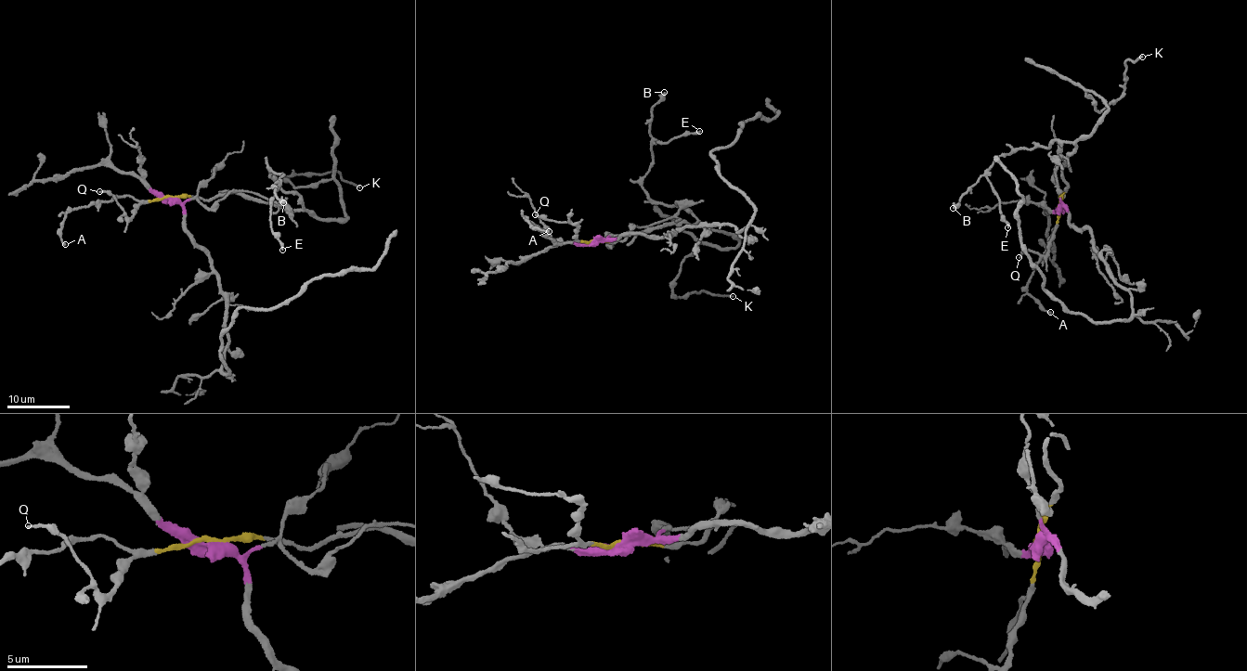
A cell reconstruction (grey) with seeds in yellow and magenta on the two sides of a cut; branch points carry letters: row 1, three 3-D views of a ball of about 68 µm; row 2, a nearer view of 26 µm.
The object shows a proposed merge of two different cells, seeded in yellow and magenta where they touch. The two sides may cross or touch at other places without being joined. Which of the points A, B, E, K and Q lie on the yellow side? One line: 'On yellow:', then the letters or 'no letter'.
On yellow: A, B, E, K, Q

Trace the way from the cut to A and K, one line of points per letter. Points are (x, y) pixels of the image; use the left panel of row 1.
A: (170, 198), (146, 200), (117, 196), (107, 201), (97, 200), (71, 210), (60, 229), (66, 244)
K: (170, 198), (229, 191), (340, 223), (344, 205), (331, 179), (296, 187), (285, 181), (333, 171), (360, 187)

